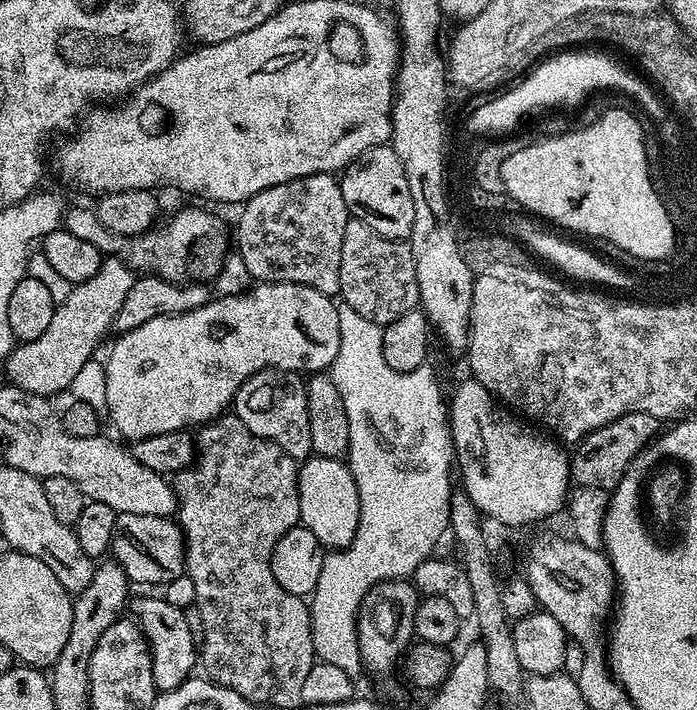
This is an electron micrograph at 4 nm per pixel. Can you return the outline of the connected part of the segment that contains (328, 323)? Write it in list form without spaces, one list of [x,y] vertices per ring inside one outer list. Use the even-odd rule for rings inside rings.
[[[257,283],[247,292],[237,296],[220,296],[209,299],[198,310],[190,310],[173,316],[159,316],[150,318],[150,322],[142,322],[142,326],[131,328],[128,332],[121,332],[115,338],[112,349],[108,352],[108,361],[104,364],[104,380],[102,387],[106,390],[106,402],[108,410],[107,419],[112,419],[112,424],[125,436],[125,441],[141,440],[154,434],[166,434],[167,432],[182,432],[195,429],[197,426],[212,423],[218,416],[225,415],[224,408],[233,403],[236,391],[243,386],[245,380],[249,380],[254,374],[264,372],[268,368],[275,368],[278,372],[295,372],[297,374],[320,374],[331,369],[334,358],[338,354],[340,335],[338,334],[338,304],[332,296],[322,294],[310,286],[301,284],[262,284]]]

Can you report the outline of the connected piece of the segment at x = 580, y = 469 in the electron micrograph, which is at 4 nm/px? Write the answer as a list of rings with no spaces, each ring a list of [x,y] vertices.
[[[622,414],[622,418],[618,418],[614,422],[610,422],[606,426],[602,426],[598,430],[588,433],[583,440],[575,445],[576,453],[573,451],[570,456],[570,476],[577,485],[582,487],[602,487],[606,489],[615,488],[617,482],[624,477],[624,472],[637,459],[639,452],[643,453],[648,445],[656,439],[661,431],[662,421],[654,418],[650,414]]]

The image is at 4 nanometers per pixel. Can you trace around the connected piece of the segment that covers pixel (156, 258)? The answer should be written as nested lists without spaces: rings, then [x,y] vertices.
[[[69,207],[64,214],[63,231],[90,242],[102,254],[120,257],[129,268],[140,274],[161,276],[175,284],[208,284],[215,281],[222,270],[224,259],[230,253],[230,232],[212,212],[204,208],[184,208],[168,221],[157,223],[140,236],[119,236],[100,224],[95,211]]]

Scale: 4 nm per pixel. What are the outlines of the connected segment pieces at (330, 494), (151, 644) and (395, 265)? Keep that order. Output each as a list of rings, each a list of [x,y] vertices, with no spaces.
[[[311,455],[299,465],[298,510],[300,524],[318,538],[318,542],[328,550],[343,550],[356,537],[360,521],[358,506],[358,486],[354,474],[343,459],[324,458]]]
[[[159,595],[140,596],[131,601],[130,612],[144,631],[144,637],[148,643],[148,653],[152,659],[152,673],[154,674],[154,686],[157,693],[169,692],[182,682],[186,682],[193,675],[192,667],[198,664],[198,640],[192,636],[183,618],[183,608],[170,606]]]
[[[349,219],[342,234],[342,258],[340,259],[339,295],[362,318],[386,326],[402,314],[413,311],[419,305],[418,270],[412,246],[408,240],[395,240],[370,230],[366,222]]]

